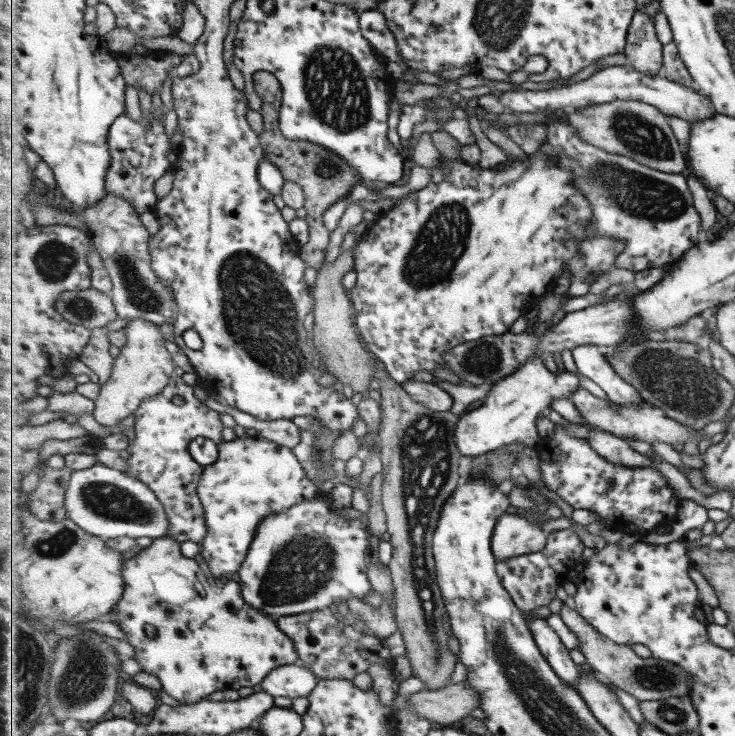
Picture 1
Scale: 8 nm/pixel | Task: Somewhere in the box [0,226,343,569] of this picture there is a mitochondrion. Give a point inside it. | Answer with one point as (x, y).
(258, 314)

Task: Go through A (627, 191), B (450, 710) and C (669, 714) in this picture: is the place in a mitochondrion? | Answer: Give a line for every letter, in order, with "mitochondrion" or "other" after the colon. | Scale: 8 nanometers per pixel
A: mitochondrion
B: other
C: mitochondrion

